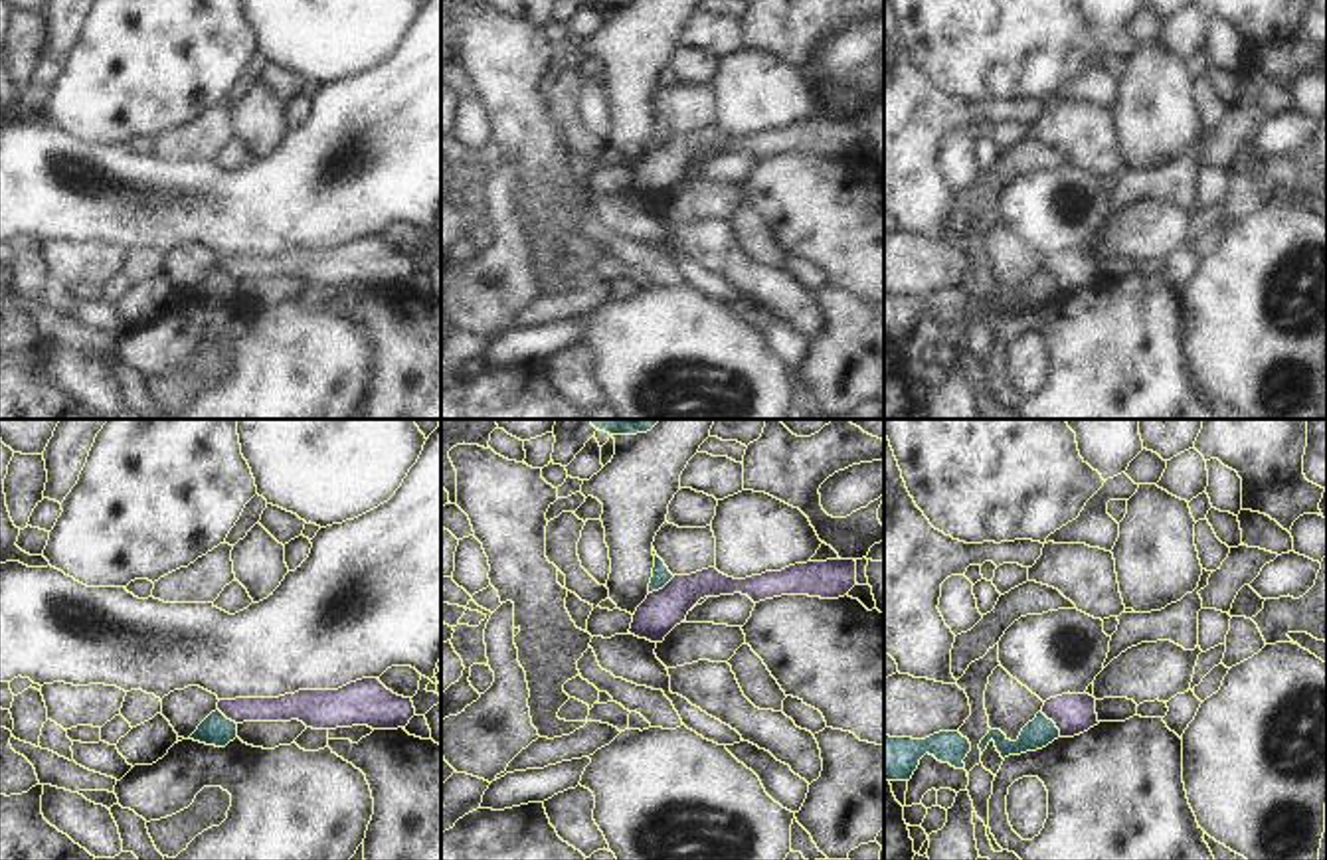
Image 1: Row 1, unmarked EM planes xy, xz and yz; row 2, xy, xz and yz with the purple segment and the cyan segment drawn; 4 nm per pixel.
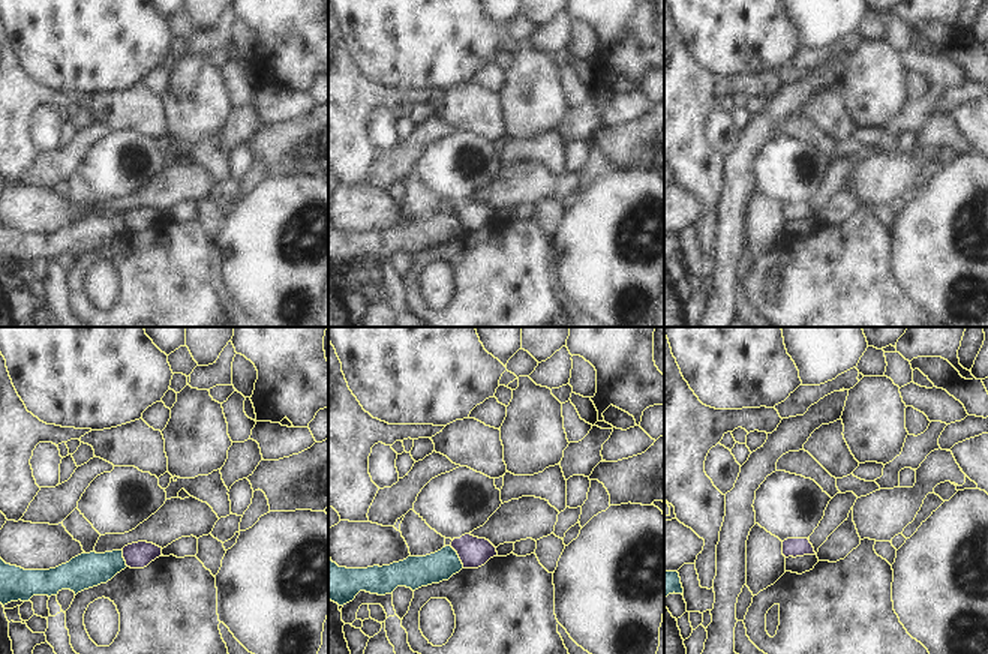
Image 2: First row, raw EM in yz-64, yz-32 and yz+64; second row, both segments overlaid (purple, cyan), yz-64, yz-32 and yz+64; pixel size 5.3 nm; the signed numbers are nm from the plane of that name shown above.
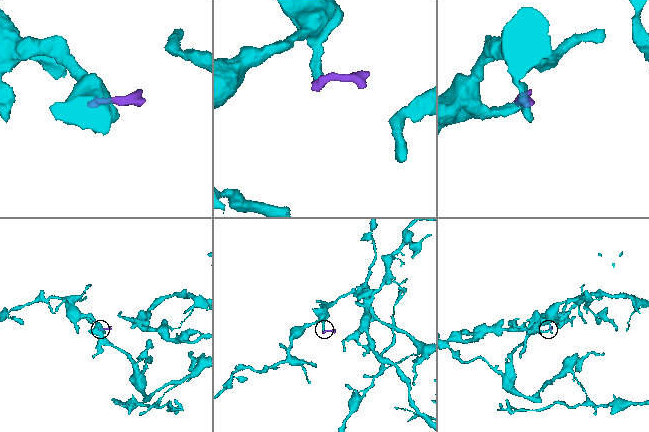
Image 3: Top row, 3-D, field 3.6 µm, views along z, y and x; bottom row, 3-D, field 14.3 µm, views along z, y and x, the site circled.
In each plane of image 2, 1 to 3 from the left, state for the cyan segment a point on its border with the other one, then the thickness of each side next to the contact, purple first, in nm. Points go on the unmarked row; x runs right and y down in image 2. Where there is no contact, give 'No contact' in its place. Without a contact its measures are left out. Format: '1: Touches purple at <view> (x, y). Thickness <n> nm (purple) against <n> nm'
1: Touches purple at yz-64 (123, 221). Thickness 140 nm (purple) against 190 nm
2: Touches purple at yz-32 (459, 221). Thickness 160 nm (purple) against 170 nm
3: No contact

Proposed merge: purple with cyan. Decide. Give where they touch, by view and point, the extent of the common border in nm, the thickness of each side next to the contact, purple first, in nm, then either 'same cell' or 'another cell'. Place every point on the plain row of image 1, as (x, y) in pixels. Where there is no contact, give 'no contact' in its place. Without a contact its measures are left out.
meets purple in yz at (1055, 279); contact 140 nm long; 160 nm thick on the purple side, 120 nm on the other; another cell

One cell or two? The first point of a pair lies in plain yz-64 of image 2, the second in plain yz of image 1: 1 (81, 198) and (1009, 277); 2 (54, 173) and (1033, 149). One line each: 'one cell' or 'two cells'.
1: one cell
2: one cell

